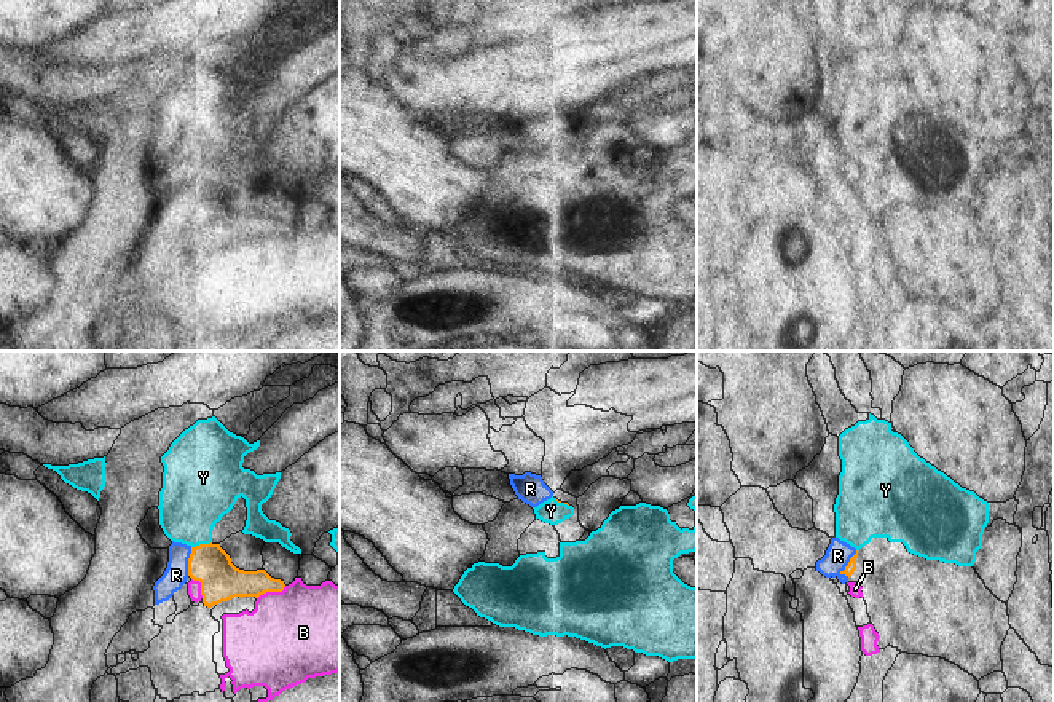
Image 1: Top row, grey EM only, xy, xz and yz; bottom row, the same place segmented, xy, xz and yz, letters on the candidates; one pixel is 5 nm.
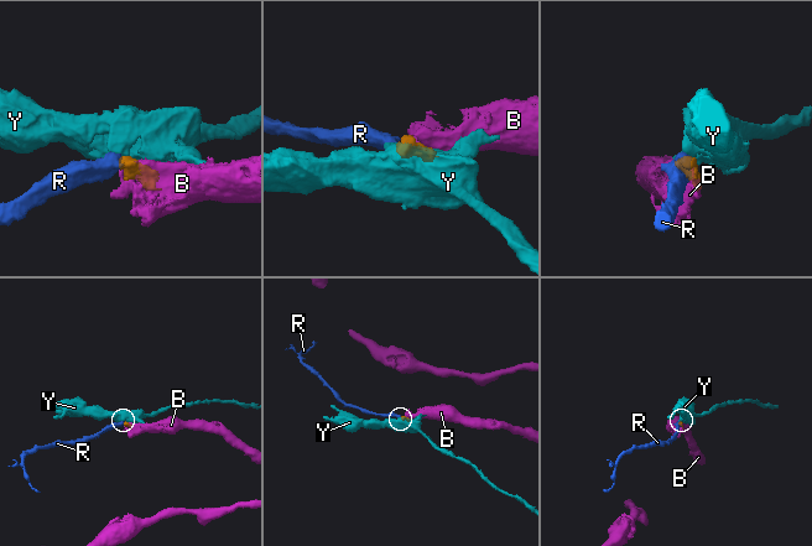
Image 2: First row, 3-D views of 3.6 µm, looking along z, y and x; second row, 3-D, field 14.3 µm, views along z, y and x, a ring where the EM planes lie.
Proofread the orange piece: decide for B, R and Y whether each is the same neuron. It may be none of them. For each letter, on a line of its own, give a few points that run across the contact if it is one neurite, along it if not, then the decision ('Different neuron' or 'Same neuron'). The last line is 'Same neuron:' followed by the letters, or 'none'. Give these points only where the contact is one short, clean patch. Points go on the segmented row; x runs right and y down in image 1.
B: Different neuron
R: Line: yz (849, 570), (849, 563), (837, 556). Same neuron
Y: Line: xy (211, 541), (192, 548). Different neuron
Same neuron: R.

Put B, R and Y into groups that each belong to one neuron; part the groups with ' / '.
B / R / Y

